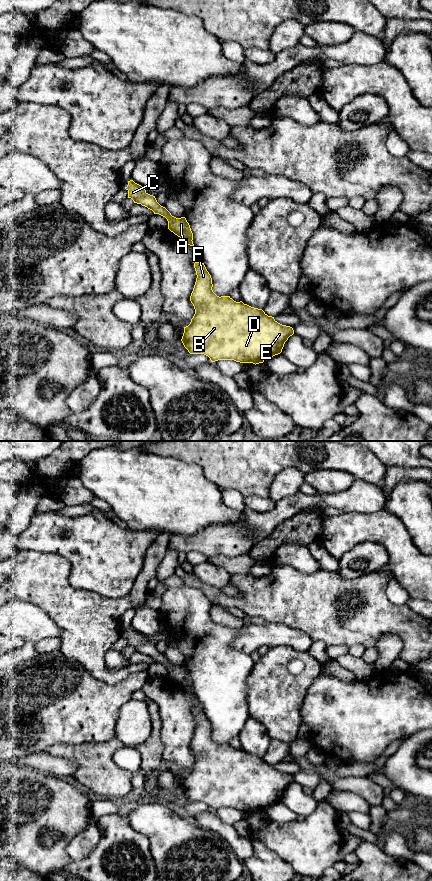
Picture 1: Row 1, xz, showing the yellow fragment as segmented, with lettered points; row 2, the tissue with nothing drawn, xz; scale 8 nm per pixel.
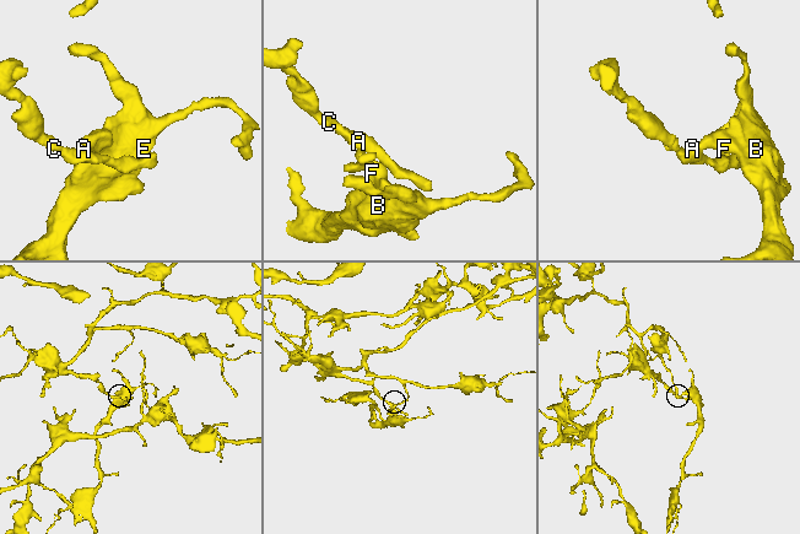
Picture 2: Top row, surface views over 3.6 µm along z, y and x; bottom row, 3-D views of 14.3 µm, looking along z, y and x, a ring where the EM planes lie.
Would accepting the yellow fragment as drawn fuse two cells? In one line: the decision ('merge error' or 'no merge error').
merge error

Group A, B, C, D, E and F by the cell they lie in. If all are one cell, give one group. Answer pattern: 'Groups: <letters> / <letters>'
Groups: A C / B D E F

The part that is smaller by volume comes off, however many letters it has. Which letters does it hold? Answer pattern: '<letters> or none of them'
B, D, E, F

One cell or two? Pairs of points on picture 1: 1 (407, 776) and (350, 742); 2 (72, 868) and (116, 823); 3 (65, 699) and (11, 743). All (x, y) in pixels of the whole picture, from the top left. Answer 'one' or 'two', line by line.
1: two
2: one
3: one

